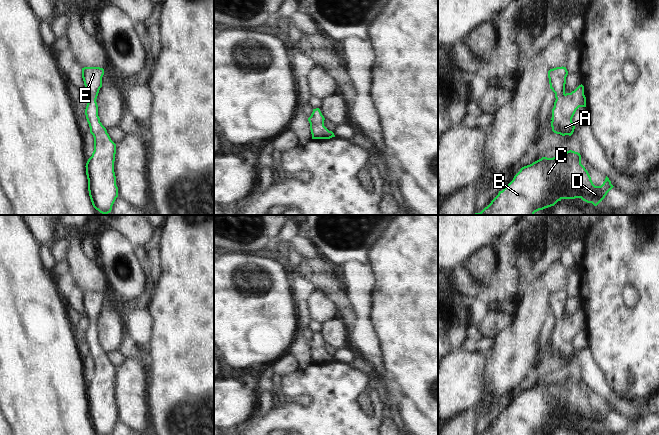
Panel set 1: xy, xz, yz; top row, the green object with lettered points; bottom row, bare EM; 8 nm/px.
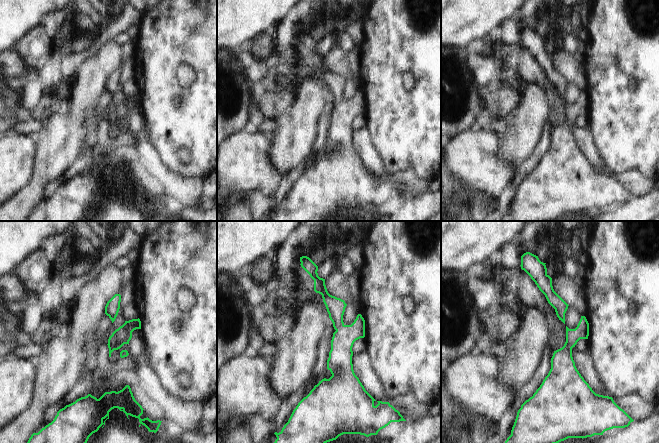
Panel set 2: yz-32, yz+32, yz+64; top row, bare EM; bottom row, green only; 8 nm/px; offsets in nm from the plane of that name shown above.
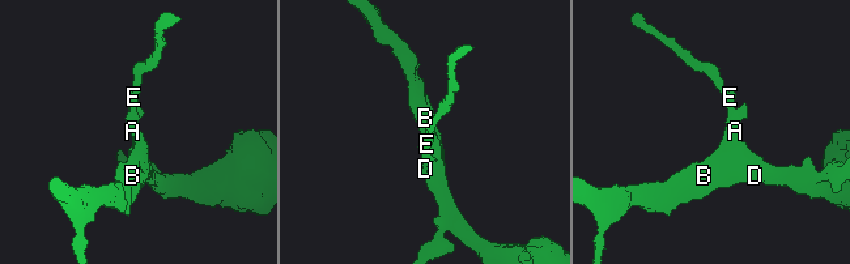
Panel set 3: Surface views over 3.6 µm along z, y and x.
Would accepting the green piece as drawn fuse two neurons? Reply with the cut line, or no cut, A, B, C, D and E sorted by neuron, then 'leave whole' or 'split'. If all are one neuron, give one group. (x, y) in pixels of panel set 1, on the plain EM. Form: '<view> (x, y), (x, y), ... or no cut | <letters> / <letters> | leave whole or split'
no cut | A B C D E | leave whole

